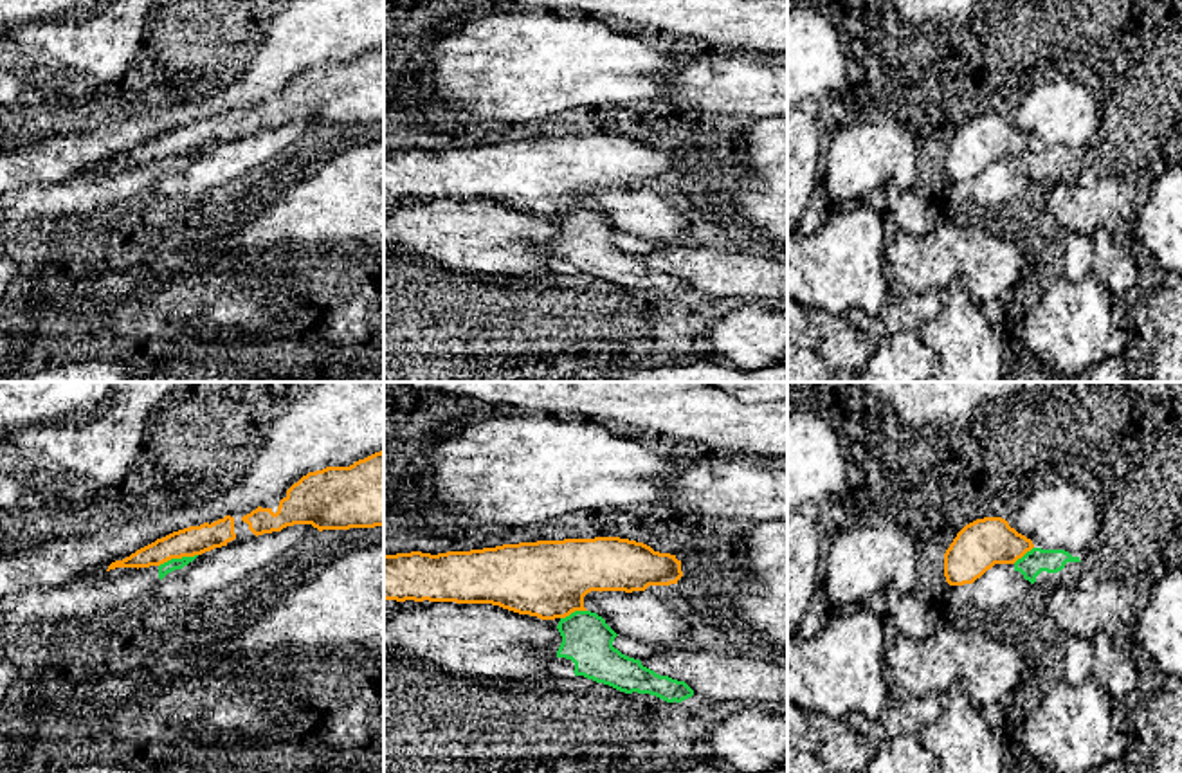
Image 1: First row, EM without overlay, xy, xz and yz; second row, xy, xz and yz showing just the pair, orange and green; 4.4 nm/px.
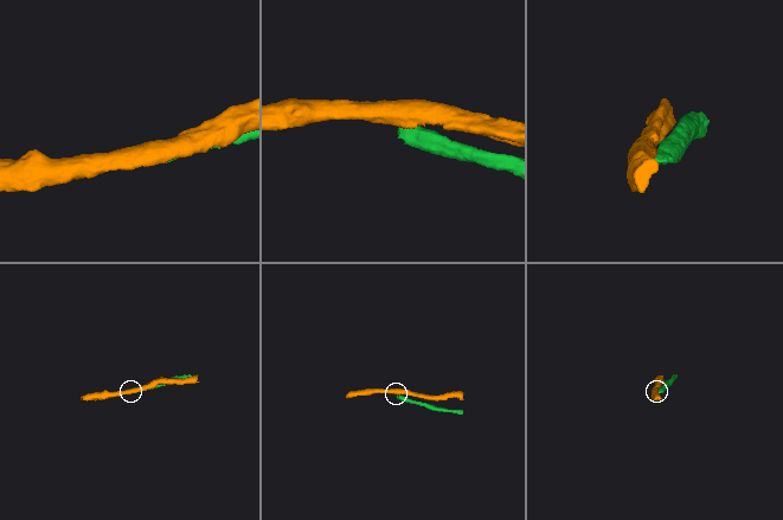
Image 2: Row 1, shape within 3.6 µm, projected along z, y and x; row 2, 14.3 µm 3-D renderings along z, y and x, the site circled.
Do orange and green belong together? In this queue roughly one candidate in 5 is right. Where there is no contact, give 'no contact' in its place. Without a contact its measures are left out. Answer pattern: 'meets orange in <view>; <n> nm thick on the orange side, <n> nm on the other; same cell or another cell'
meets orange in xy; 130 nm thick on the orange side, 50 nm on the other; another cell

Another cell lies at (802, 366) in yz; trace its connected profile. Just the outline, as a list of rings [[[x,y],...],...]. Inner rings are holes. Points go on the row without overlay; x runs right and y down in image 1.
[[[787,342],[787,382],[838,382],[836,371],[818,353]]]

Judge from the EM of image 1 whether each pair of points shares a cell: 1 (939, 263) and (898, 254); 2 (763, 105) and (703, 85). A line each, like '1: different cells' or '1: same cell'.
1: same cell
2: same cell

